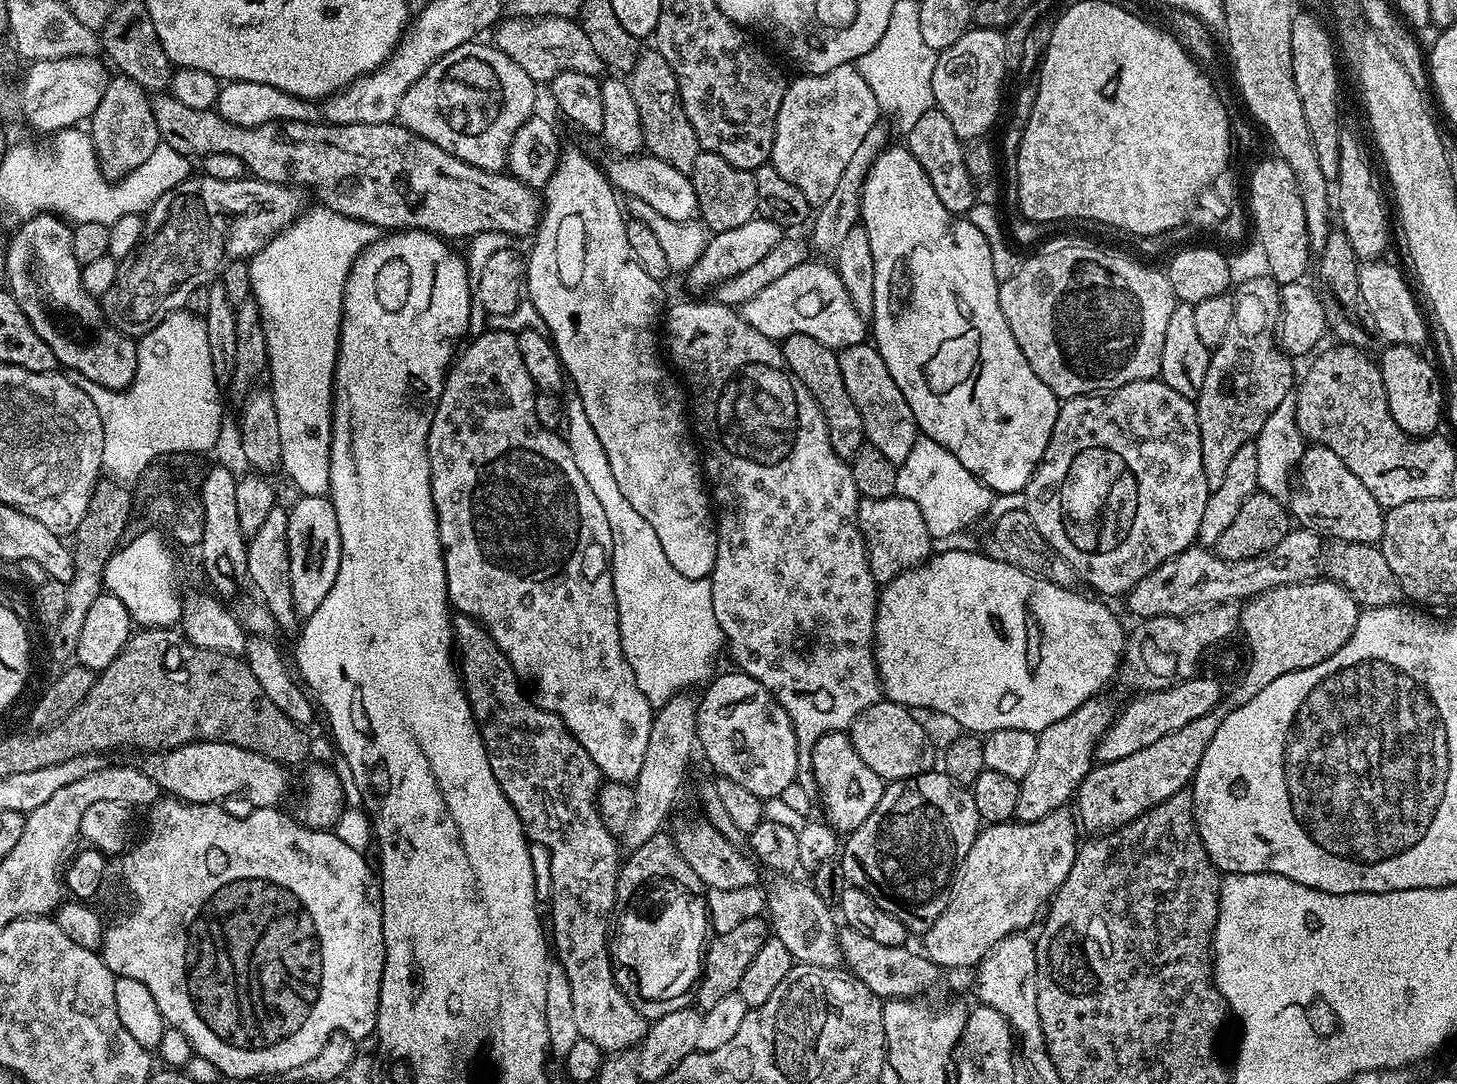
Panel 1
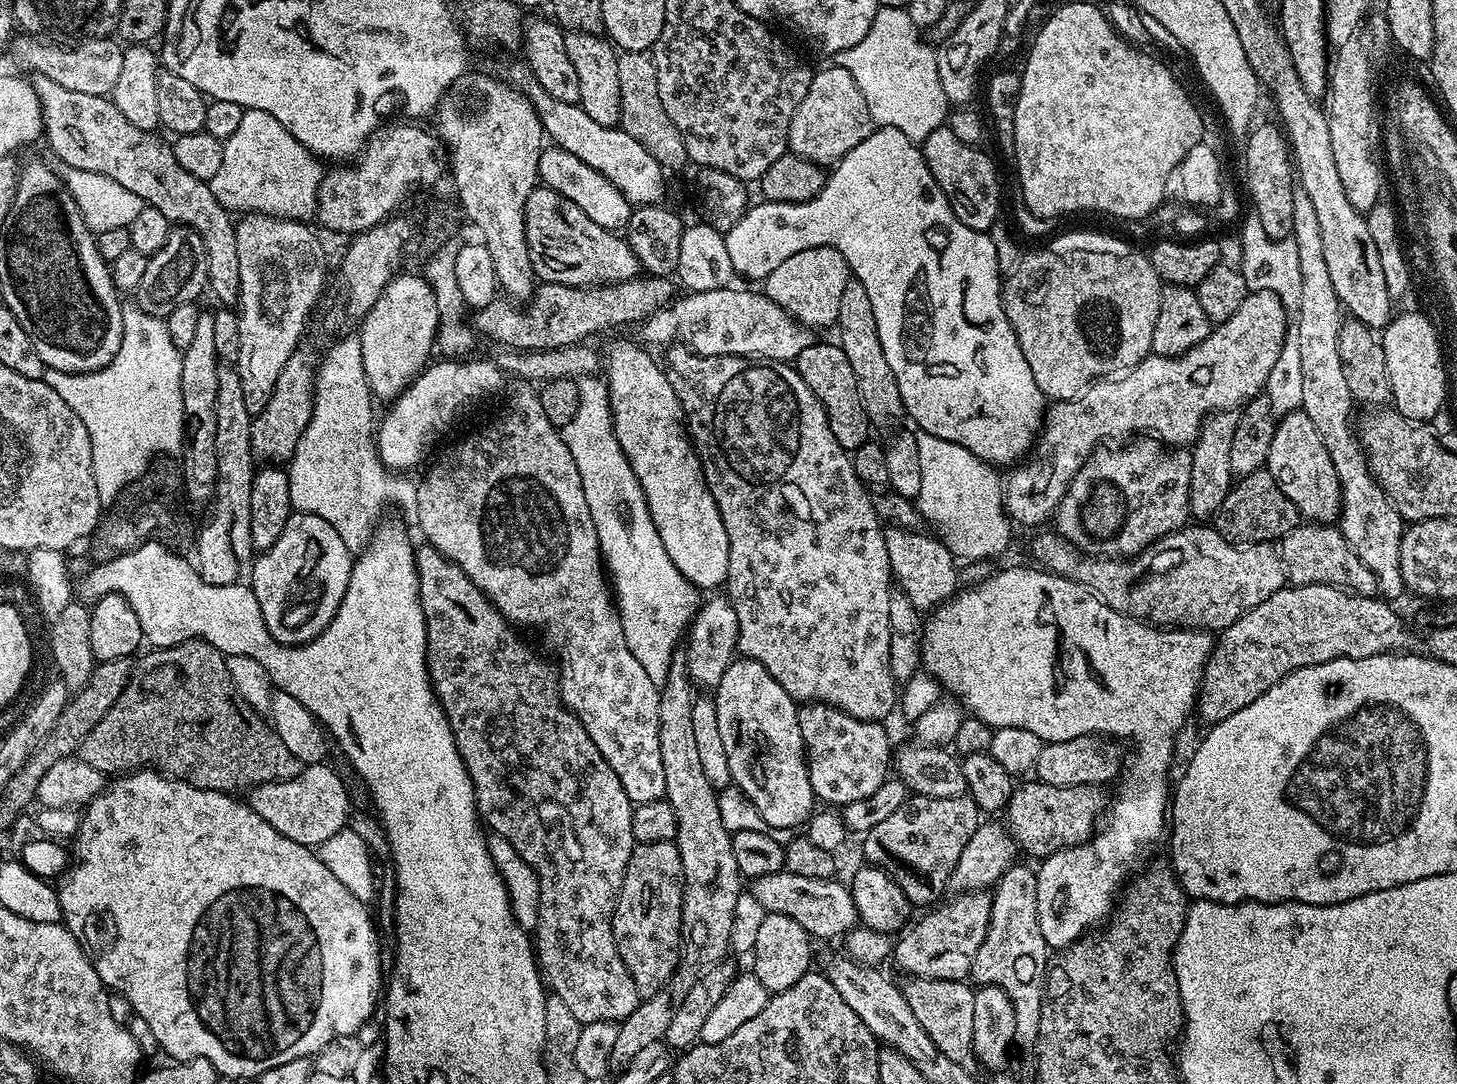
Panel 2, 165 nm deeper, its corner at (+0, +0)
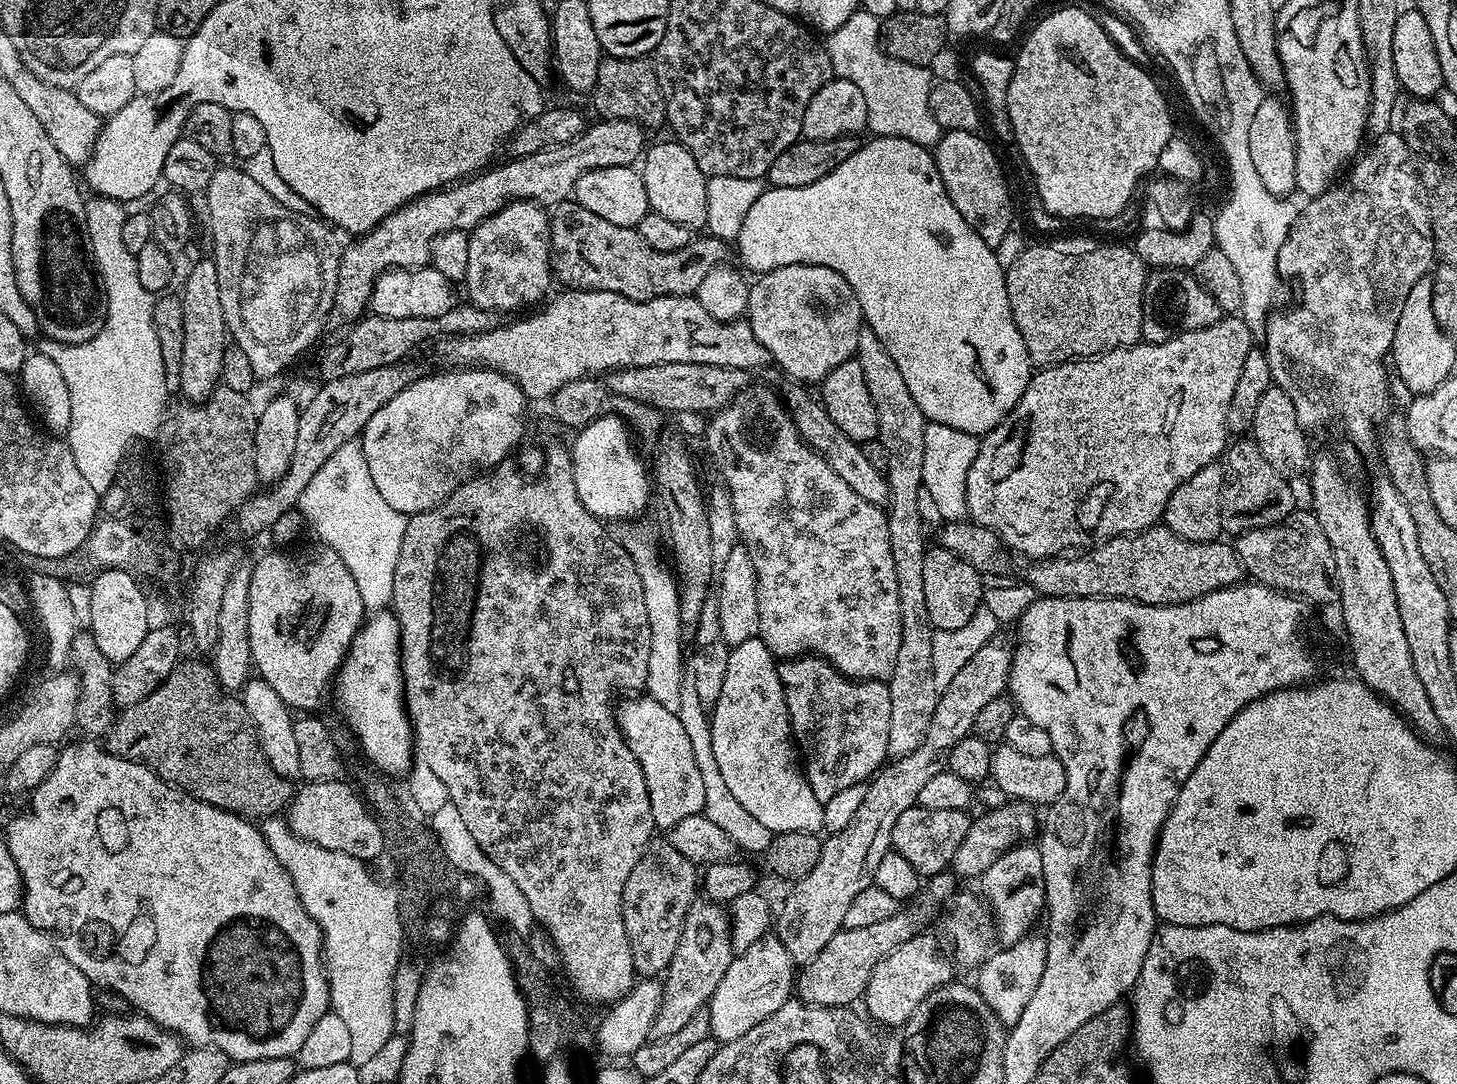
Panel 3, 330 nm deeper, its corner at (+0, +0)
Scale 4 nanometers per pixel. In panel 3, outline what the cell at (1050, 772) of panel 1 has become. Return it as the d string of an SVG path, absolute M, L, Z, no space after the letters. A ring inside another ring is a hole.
M945 870L931 877L923 889L922 897L926 905L909 903L901 907L890 918L882 918L882 922L873 922L871 926L858 926L857 928L841 928L814 959L803 965L798 976L798 996L806 1004L817 1004L827 1008L843 1008L852 1006L863 997L866 986L870 982L870 974L874 974L874 966L890 954L890 950L898 950L902 942L914 938L921 931L920 928L931 918L932 908L943 905L952 899L958 891L957 877L951 871Z

